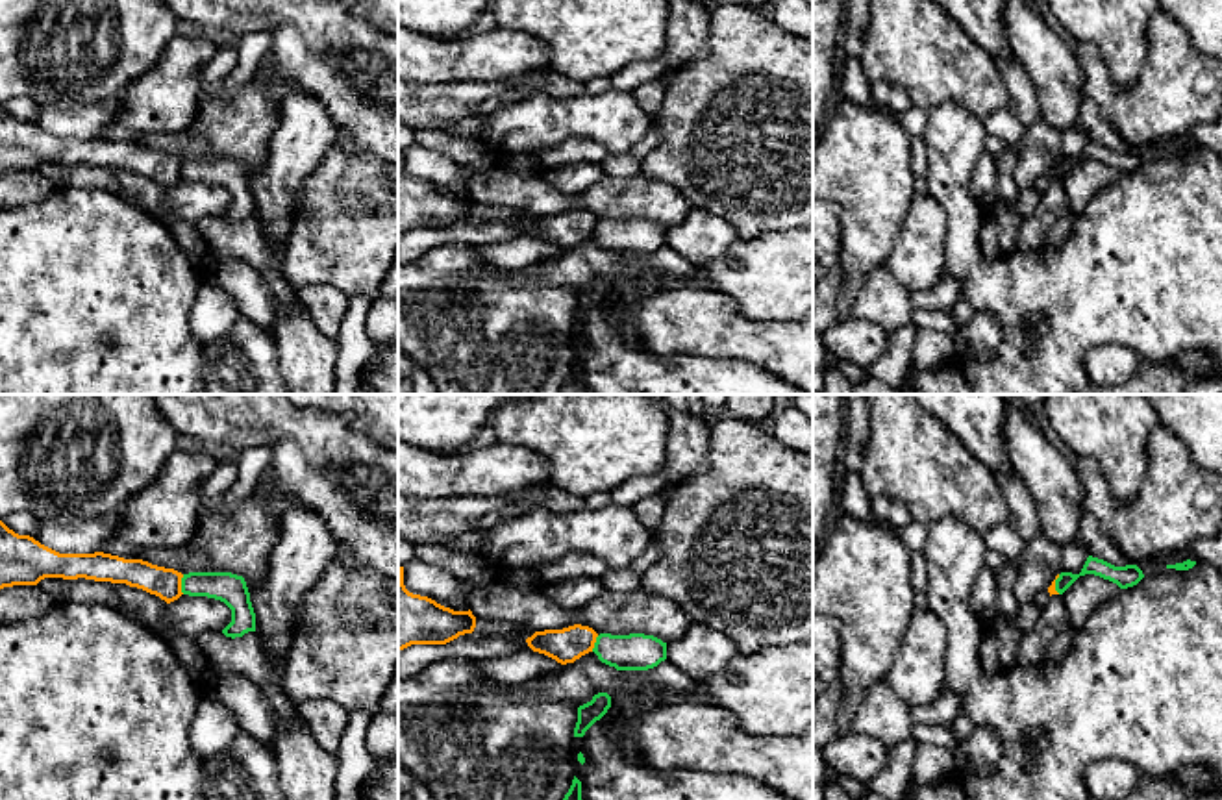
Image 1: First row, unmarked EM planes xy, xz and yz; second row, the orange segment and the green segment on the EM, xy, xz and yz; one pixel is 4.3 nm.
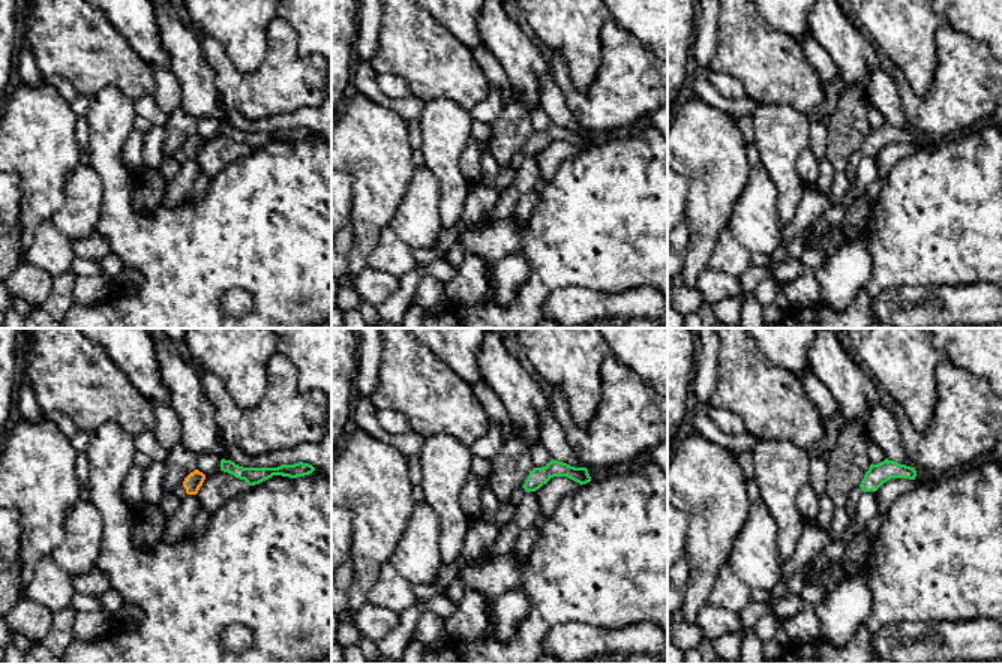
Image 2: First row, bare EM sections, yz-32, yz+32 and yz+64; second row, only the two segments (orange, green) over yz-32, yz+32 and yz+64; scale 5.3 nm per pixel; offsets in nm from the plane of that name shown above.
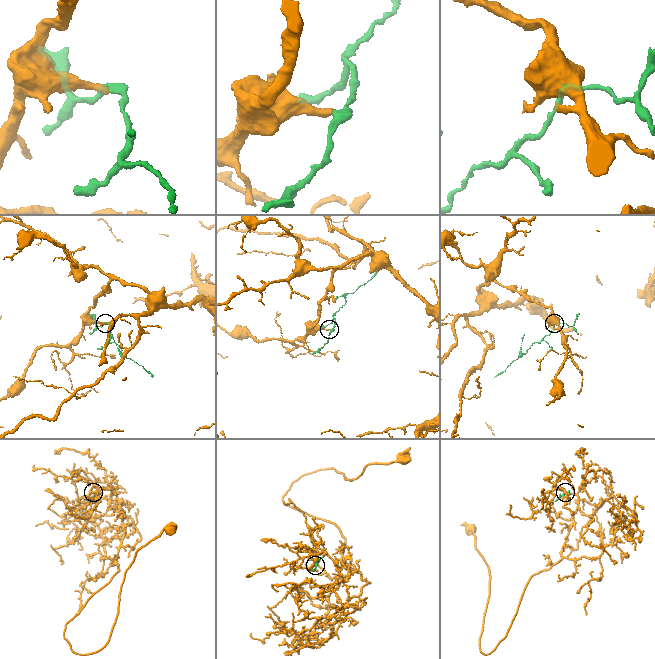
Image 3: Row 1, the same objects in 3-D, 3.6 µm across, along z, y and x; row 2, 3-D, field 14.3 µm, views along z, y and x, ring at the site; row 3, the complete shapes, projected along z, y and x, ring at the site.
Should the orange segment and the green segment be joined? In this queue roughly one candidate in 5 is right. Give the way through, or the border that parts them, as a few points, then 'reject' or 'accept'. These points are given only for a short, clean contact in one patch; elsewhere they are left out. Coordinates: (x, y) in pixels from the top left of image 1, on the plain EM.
border xy (184, 160), (182, 178); reject

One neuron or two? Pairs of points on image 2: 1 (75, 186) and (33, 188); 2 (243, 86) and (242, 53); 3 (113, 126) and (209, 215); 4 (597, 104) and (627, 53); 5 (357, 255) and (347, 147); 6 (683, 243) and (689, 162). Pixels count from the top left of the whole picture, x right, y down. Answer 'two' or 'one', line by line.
1: two
2: two
3: one
4: one
5: one
6: two

